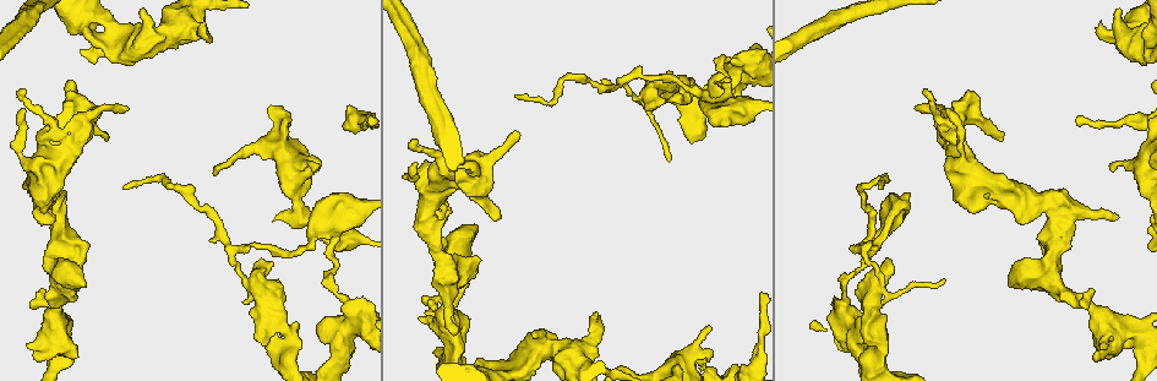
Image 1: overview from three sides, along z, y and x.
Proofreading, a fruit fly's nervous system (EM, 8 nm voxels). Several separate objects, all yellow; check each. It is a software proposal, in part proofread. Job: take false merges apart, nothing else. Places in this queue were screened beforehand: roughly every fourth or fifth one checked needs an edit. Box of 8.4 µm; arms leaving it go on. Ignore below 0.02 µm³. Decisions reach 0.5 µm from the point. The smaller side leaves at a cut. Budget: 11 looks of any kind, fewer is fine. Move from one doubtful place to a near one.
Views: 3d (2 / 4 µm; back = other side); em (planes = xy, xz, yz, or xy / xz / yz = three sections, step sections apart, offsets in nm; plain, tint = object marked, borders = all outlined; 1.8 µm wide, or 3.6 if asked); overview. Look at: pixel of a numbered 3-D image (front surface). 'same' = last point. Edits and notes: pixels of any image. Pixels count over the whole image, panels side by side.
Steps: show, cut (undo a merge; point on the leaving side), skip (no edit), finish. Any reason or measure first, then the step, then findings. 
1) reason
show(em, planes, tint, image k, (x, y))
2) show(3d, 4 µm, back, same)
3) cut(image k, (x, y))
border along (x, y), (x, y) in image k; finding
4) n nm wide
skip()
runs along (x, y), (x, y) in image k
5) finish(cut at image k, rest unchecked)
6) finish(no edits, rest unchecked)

show(em, xz, step 8, tint, image 1, (339, 361))

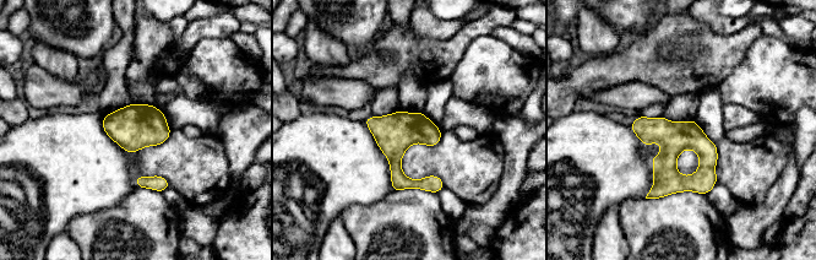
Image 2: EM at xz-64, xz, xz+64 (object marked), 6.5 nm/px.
another direction
show(em, planes, borders, same)

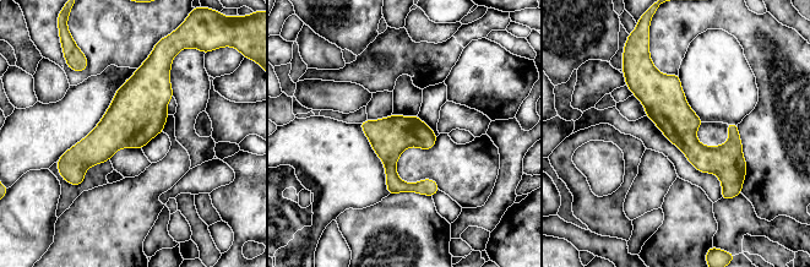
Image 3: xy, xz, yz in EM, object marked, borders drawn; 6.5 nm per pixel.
skip()
runs along (641, 70), (726, 189) in image 3; all the same cell

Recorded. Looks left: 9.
two arms at a narrow angle
show(3d, 2 µm, image 1, (738, 105))

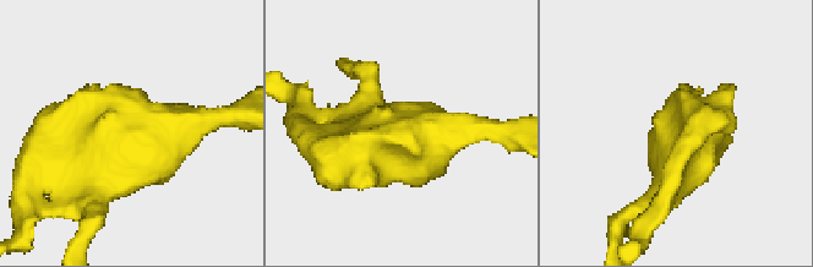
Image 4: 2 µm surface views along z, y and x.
show(em, planes, plain, image 4, (121, 158))

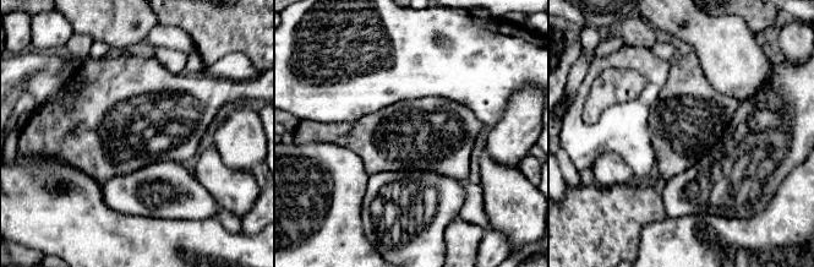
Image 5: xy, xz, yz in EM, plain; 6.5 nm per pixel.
show(em, planes, tint, same)

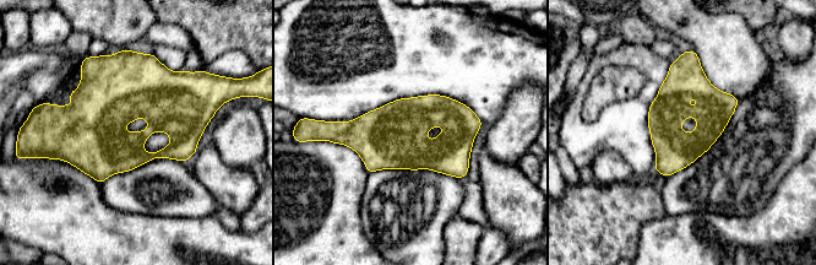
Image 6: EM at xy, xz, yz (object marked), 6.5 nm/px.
skip()
all the same cell

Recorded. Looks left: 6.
four or more arms meet
show(3d, 4 µm, back, image 1, (1049, 273))

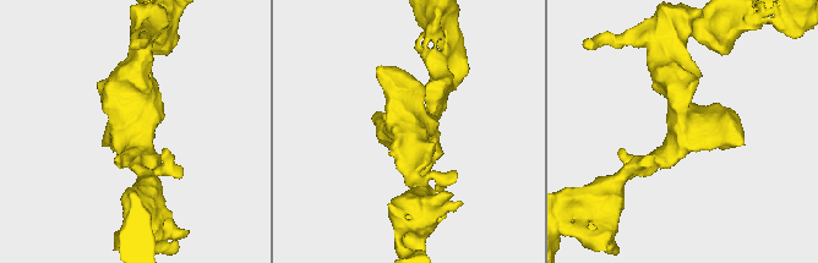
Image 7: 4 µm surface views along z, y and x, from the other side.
4 arms; need the tissue
show(em, planes, tint, image 7, (136, 125))

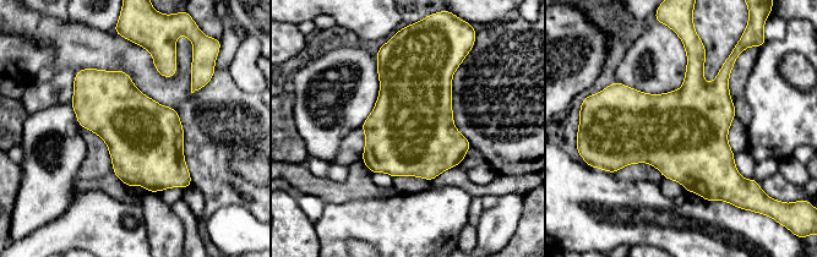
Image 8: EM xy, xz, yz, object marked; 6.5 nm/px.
500 nm wide
skip()
continuous, no second cell

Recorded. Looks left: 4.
a fork
show(em, planes, tint, image 1, (434, 232))

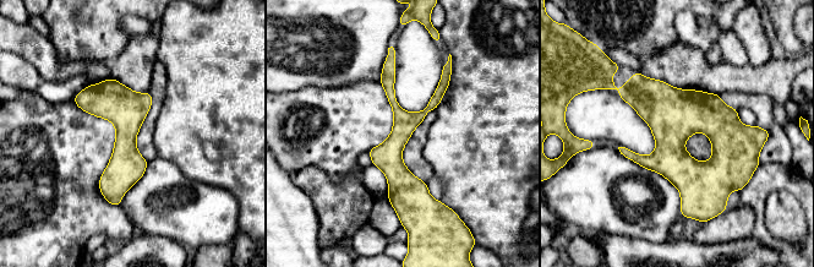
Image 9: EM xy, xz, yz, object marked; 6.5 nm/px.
skip()
runs along (389, 61), (394, 170), (409, 207) in image 9; all the same cell

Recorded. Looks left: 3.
sharp bend
show(3d, 2 µm, image 1, (1146, 15))

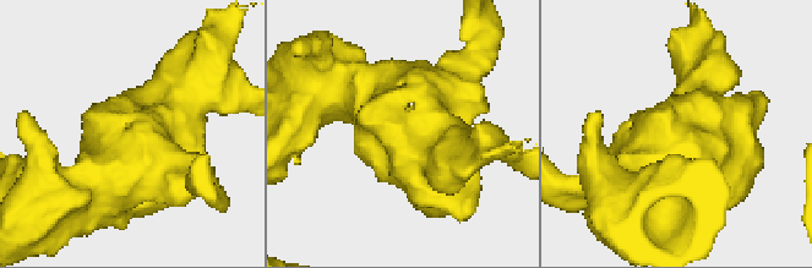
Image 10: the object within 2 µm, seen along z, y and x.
show(em, yz, step 16, tint, image 10, (167, 126))

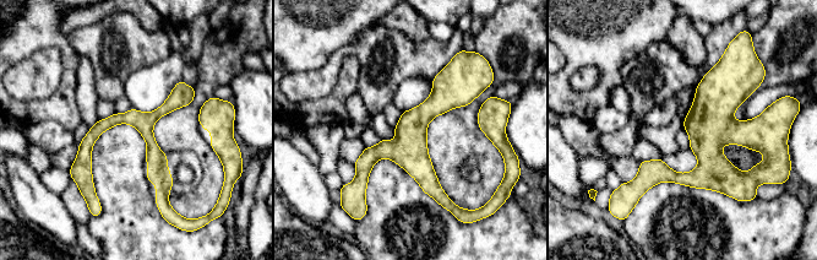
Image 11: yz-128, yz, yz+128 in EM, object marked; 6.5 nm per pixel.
show(em, planes, borders, same)

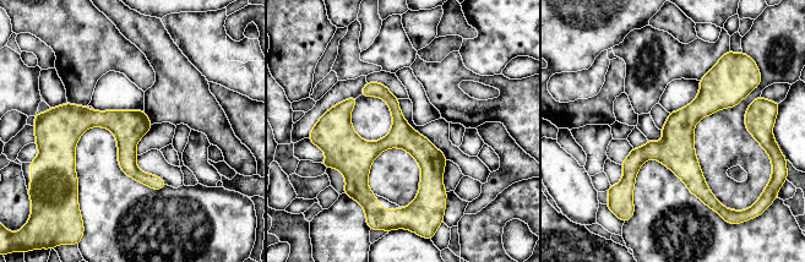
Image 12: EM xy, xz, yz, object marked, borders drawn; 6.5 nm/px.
170 nm wide
skip()
continuous, no second cell

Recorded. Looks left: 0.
finish(no edits, rest unchecked)

